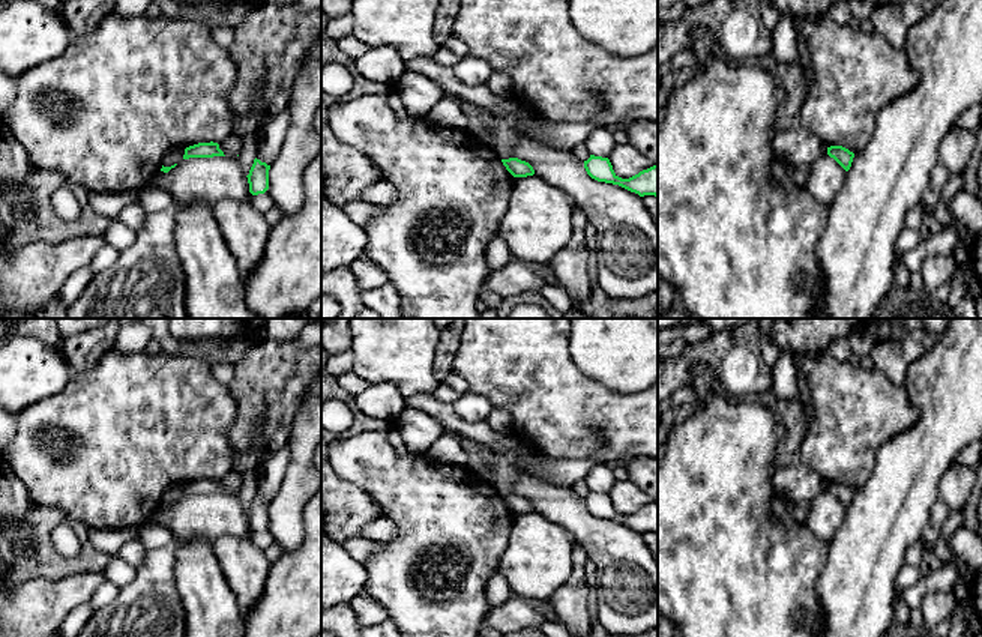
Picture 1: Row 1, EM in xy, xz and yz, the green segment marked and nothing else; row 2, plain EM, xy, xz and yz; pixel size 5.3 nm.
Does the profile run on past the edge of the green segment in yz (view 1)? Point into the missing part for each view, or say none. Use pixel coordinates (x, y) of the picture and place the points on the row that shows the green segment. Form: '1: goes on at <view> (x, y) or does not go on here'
1: does not go on here

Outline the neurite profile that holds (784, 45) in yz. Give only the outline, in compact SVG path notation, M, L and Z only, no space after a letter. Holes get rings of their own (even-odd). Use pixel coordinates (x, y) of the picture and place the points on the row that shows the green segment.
M782 12L779 21L772 32L772 50L770 57L779 63L799 63L797 35L794 30L794 17Z

